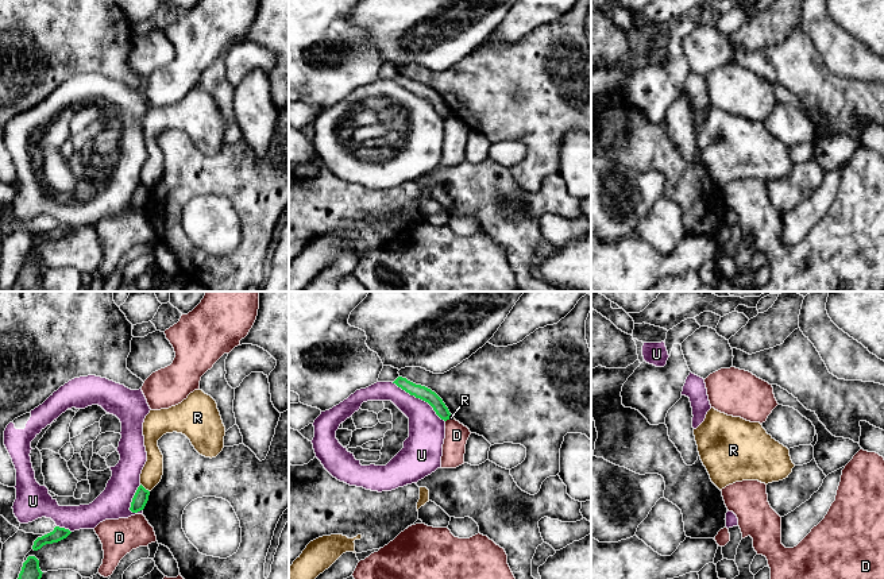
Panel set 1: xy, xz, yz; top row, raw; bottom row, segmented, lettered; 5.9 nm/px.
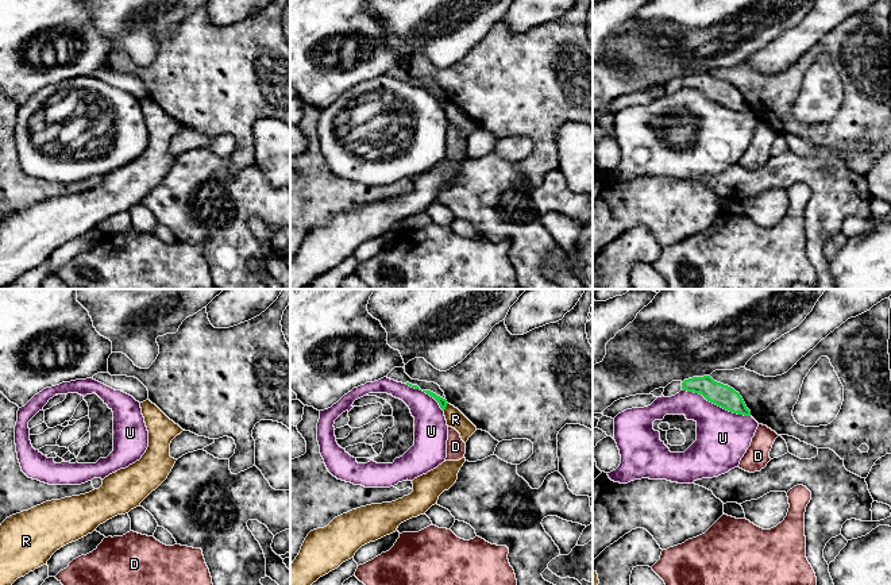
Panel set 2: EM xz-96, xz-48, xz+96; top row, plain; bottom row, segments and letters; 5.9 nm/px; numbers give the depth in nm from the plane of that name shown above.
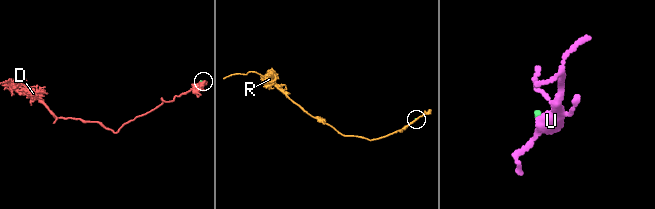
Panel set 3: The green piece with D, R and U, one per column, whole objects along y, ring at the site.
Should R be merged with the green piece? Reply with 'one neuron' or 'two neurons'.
two neurons

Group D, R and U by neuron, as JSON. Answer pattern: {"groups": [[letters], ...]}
{"groups": [["D"], ["R"], ["U"]]}

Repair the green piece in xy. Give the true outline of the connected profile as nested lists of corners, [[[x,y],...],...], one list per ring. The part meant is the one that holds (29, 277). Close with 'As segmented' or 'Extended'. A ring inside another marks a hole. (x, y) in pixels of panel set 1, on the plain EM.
[[[28,254],[23,260],[22,269],[12,289],[18,289],[19,292],[34,292],[39,287],[42,271],[39,258],[35,254]]]. As segmented

